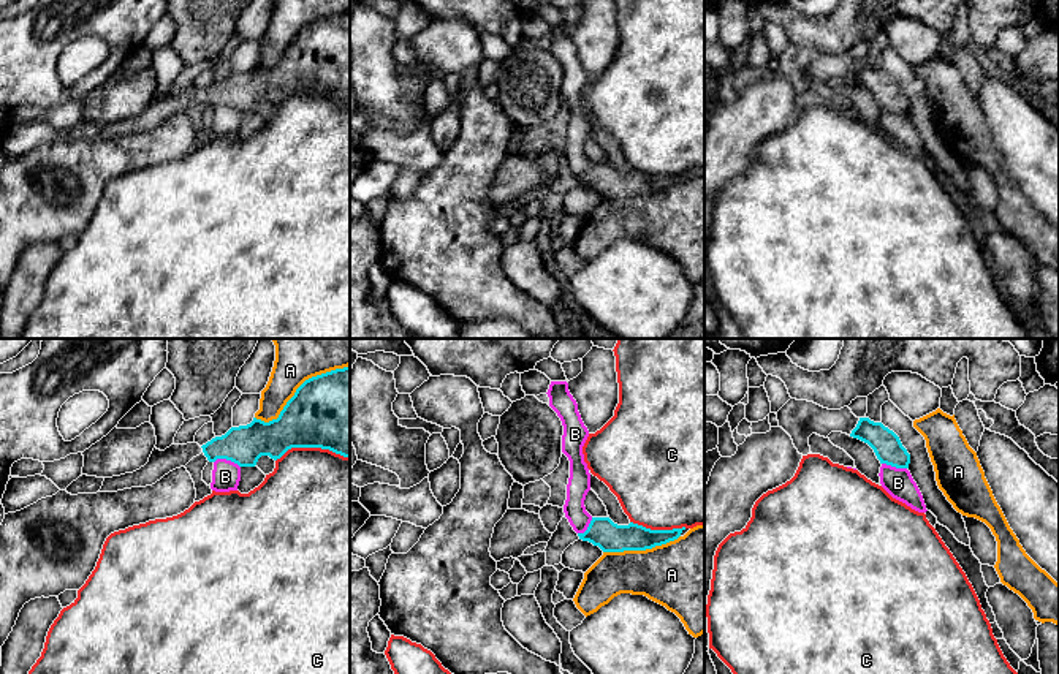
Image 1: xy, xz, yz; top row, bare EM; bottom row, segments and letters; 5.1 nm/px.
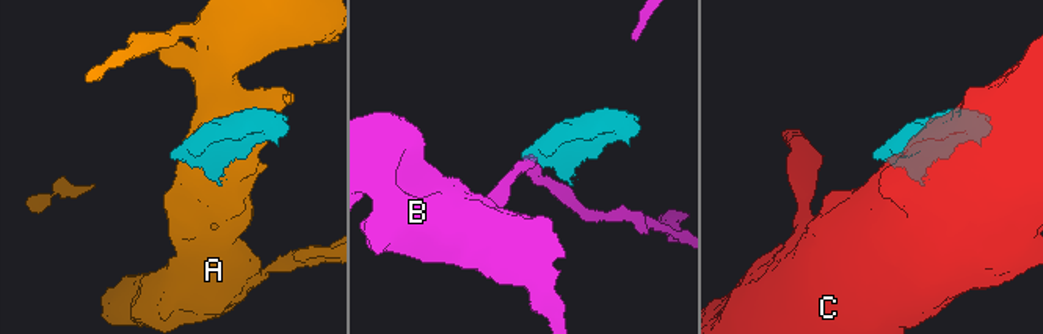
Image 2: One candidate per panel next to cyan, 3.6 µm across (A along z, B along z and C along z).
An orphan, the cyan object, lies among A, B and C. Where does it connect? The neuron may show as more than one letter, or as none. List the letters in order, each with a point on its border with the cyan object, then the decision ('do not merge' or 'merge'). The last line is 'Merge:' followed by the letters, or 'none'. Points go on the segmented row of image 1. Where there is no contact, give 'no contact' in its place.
A: contact xy (298, 388); do not merge
B: contact xy (227, 459); do not merge
C: contact xy (312, 446); do not merge
Merge: none

